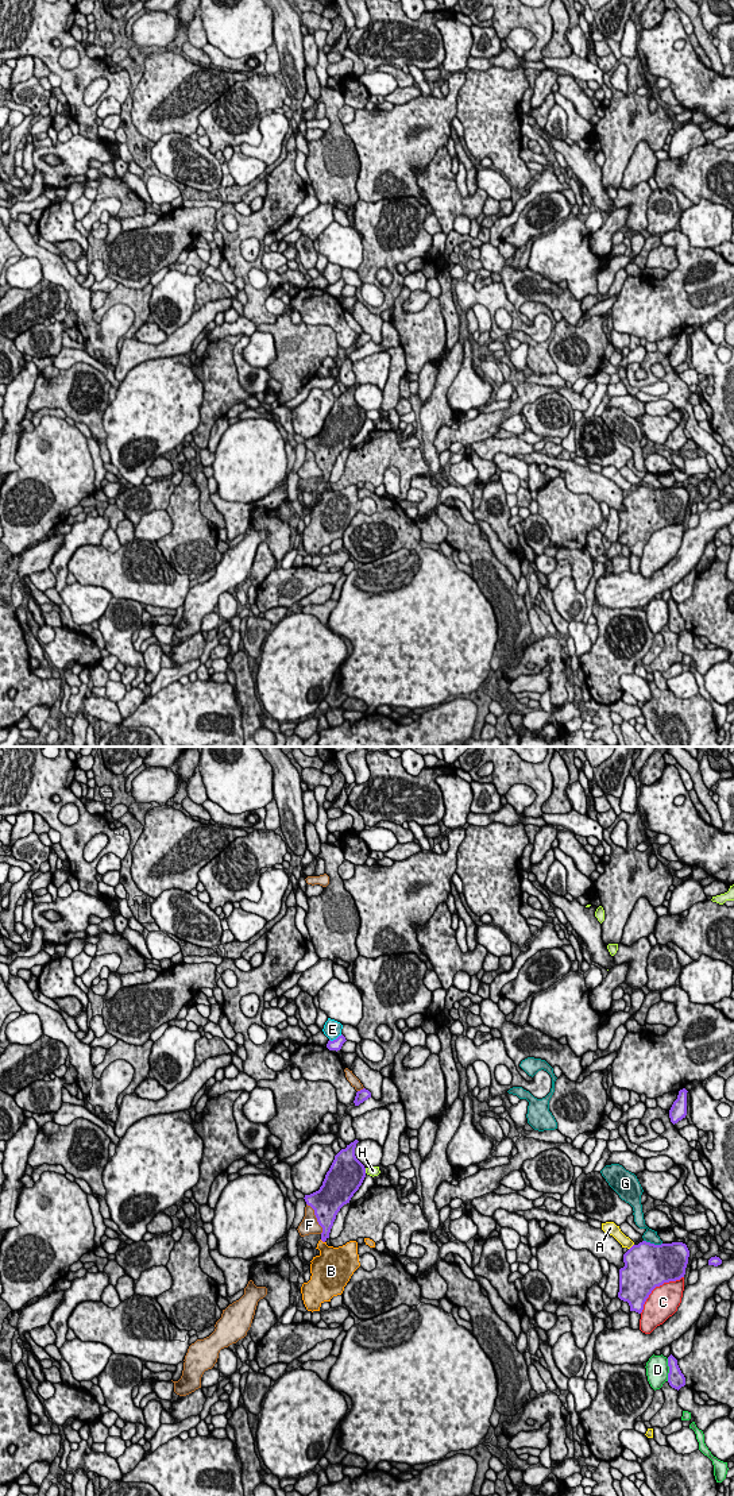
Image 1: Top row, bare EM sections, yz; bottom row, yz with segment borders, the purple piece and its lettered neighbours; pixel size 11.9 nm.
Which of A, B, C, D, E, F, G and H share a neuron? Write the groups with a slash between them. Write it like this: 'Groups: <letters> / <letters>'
Groups: A / B / C / D / E / F / G / H

